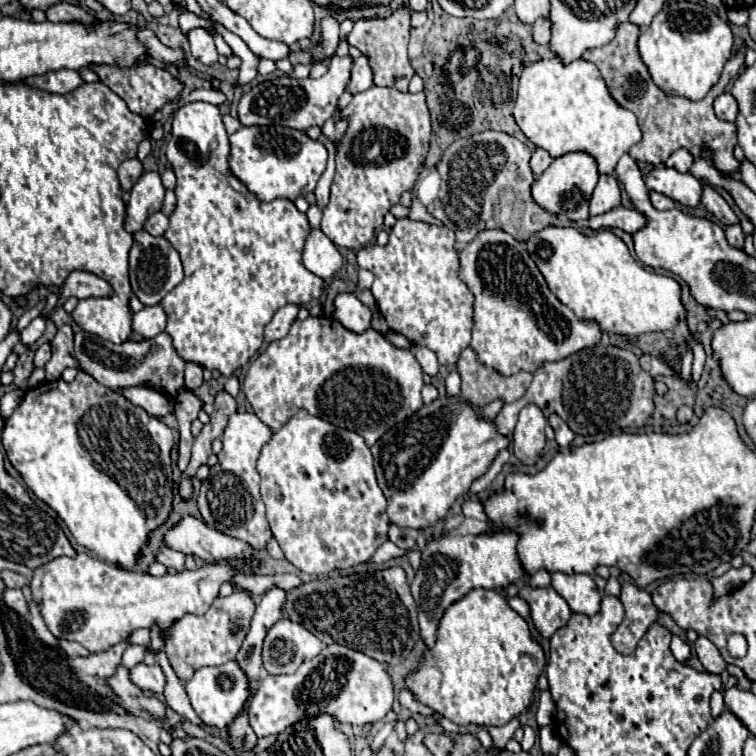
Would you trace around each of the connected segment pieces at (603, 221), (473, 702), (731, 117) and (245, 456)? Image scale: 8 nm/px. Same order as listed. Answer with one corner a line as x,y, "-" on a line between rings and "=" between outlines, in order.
615,207
603,215
589,217
589,229
623,229
627,233
637,233
641,227
645,227
645,217
637,213
635,209
625,209
625,207
=
473,589
445,611
437,629
437,643
423,655
417,673
407,677
407,689
421,703
429,705
457,725
505,725
533,705
537,677
545,667
547,661
543,647
533,641
527,621
509,607
507,599
495,589
=
721,93
713,103
713,111
723,121
735,121
735,117
737,117
737,101
735,101
735,97
731,93
=
255,413
231,415
229,425
221,437
223,451
219,453
217,469
213,469
213,473
201,483
197,495
197,507
211,529
241,539
253,549
265,549
267,541
273,537
265,517
265,505
259,495
259,473
255,469
259,453
271,435
273,431

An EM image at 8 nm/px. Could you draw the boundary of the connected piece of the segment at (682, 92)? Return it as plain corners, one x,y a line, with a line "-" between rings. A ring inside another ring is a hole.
671,1
639,37
639,53
655,85
671,97
703,99
719,81
725,61
733,51
733,33
709,7
689,1

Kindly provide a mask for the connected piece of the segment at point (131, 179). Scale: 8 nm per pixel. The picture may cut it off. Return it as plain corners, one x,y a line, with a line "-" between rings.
137,157
123,161
123,163
119,165
119,169
117,169
117,173
119,173
119,181
121,181
121,187
123,187
125,191
129,191
143,172
143,165

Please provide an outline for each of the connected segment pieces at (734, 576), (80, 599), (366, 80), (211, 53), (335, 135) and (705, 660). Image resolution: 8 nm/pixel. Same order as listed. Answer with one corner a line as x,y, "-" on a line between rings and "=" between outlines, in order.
743,565
741,569
729,569
725,575
711,579
713,589
715,589
715,597
723,597
727,593
731,593
735,589
735,585
739,583
747,583
753,577
753,571
749,565
=
79,553
73,559
57,557
57,559
41,565
39,569
35,569
35,575
31,579
31,591
33,591
35,601
41,607
41,613
45,617
49,631
55,637
79,641
89,651
99,653
99,651
111,649
117,643
123,643
123,641
127,643
129,637
133,635
133,631
151,629
153,625
157,625
159,635
163,639
167,639
167,629
175,621
179,621
179,617
183,617
185,613
193,613
193,615
207,613
207,609
211,607
213,599
219,593
221,583
229,581
233,575
235,575
235,569
231,569
227,563
213,563
213,565
207,563
205,567
199,567
195,571
183,571
183,573
175,573
175,575
167,573
163,577
153,577
149,573
127,571
117,565
105,563
97,557
91,557
87,553
=
361,55
361,57
353,63
351,81
347,83
347,91
349,91
351,95
355,95
355,93
361,93
361,91
367,91
371,85
373,85
373,73
371,73
371,67
367,65
367,57
=
193,29
189,33
189,43
191,43
191,53
197,61
201,61
203,65
213,65
217,63
217,49
215,49
215,43
213,43
213,37
203,31
203,29
=
331,117
329,121
325,121
325,125
323,125
321,129
323,129
323,133
335,143
335,141
339,141
339,139
343,137
343,133
345,133
345,129
347,129
347,121
341,121
341,119
337,119
337,117
=
699,637
699,639
695,641
695,655
699,657
701,665
703,665
705,671
709,671
709,673
723,673
725,667
727,667
727,663
725,663
725,659
721,657
719,649
717,649
707,637

